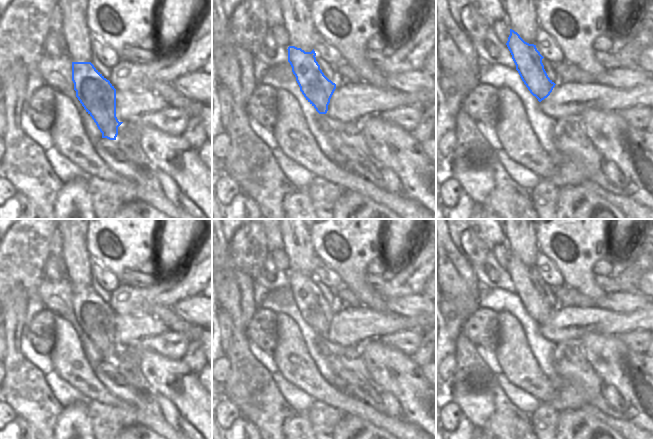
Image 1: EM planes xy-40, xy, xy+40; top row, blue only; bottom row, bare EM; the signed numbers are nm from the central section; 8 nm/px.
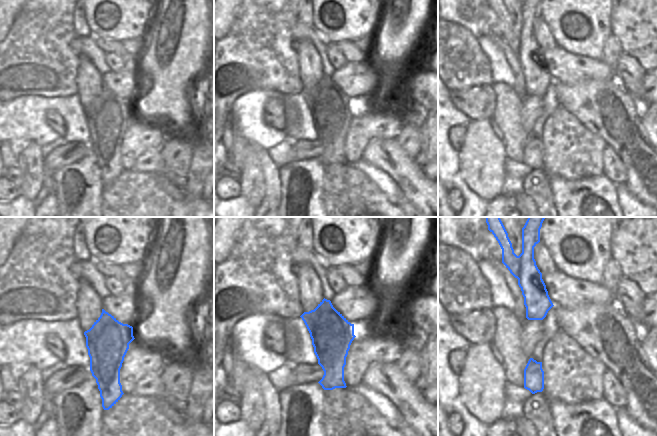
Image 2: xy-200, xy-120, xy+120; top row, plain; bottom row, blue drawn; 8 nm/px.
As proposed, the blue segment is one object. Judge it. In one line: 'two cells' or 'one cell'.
two cells

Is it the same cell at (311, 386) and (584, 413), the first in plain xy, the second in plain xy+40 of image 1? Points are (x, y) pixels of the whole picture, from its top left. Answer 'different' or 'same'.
different

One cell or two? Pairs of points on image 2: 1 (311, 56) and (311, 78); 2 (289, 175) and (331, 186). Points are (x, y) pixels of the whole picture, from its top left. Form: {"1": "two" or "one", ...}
{"1": "one", "2": "two"}

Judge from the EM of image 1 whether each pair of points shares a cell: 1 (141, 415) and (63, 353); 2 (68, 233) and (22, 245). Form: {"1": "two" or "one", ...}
{"1": "one", "2": "two"}

